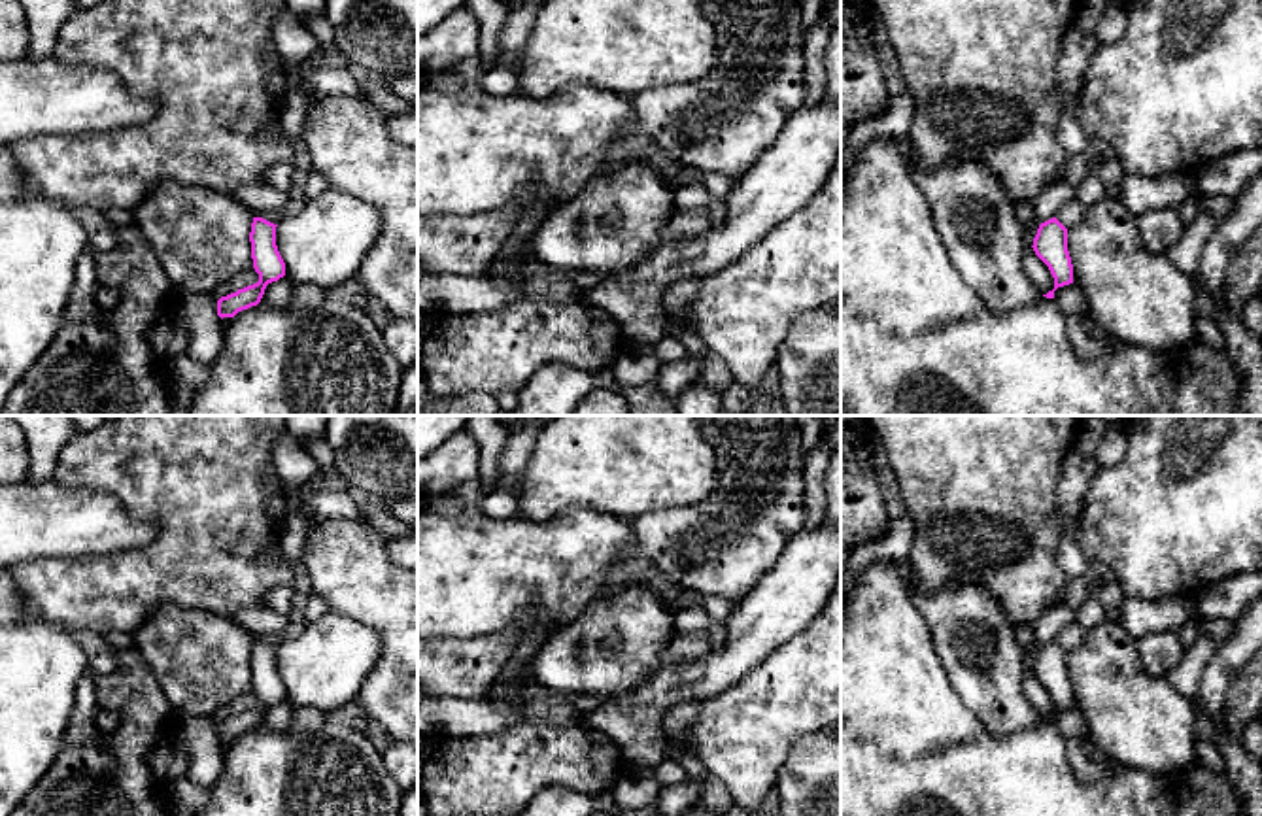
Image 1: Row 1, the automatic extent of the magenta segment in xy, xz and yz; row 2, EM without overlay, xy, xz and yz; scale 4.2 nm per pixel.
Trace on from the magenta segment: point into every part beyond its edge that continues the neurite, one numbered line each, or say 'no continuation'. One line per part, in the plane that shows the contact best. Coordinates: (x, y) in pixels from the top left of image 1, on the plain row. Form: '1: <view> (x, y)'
no continuation

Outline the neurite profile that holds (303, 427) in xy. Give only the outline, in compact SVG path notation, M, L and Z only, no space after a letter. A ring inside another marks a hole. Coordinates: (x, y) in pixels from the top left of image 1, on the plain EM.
M287 416L285 431L304 444L316 436L325 436L327 419L329 416Z

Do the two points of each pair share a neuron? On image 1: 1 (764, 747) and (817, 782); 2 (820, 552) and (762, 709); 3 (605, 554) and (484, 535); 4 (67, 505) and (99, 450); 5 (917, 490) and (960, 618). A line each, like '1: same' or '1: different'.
1: different
2: different
3: same
4: different
5: different

